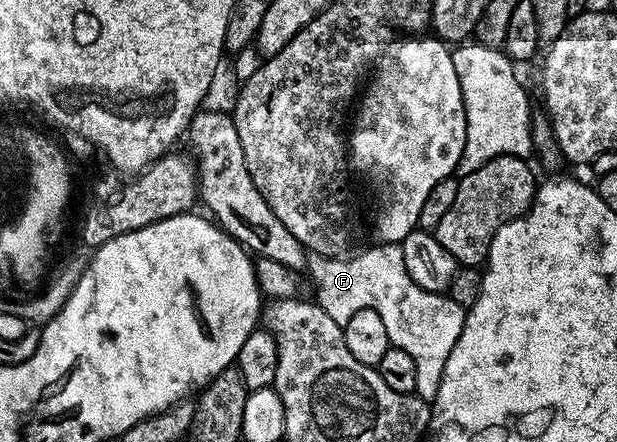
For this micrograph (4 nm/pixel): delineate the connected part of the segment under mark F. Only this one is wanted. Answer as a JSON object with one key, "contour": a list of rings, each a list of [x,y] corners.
{"contour":[[[375,243],[372,249],[356,257],[347,256],[322,257],[320,253],[308,256],[306,272],[311,273],[319,288],[317,304],[338,325],[349,323],[362,309],[377,311],[385,322],[385,331],[389,331],[392,346],[404,349],[417,363],[415,393],[423,401],[434,401],[445,371],[445,359],[449,359],[449,351],[453,351],[453,343],[461,335],[467,310],[453,303],[450,295],[425,291],[413,283],[409,271],[405,271],[402,244]]]}

